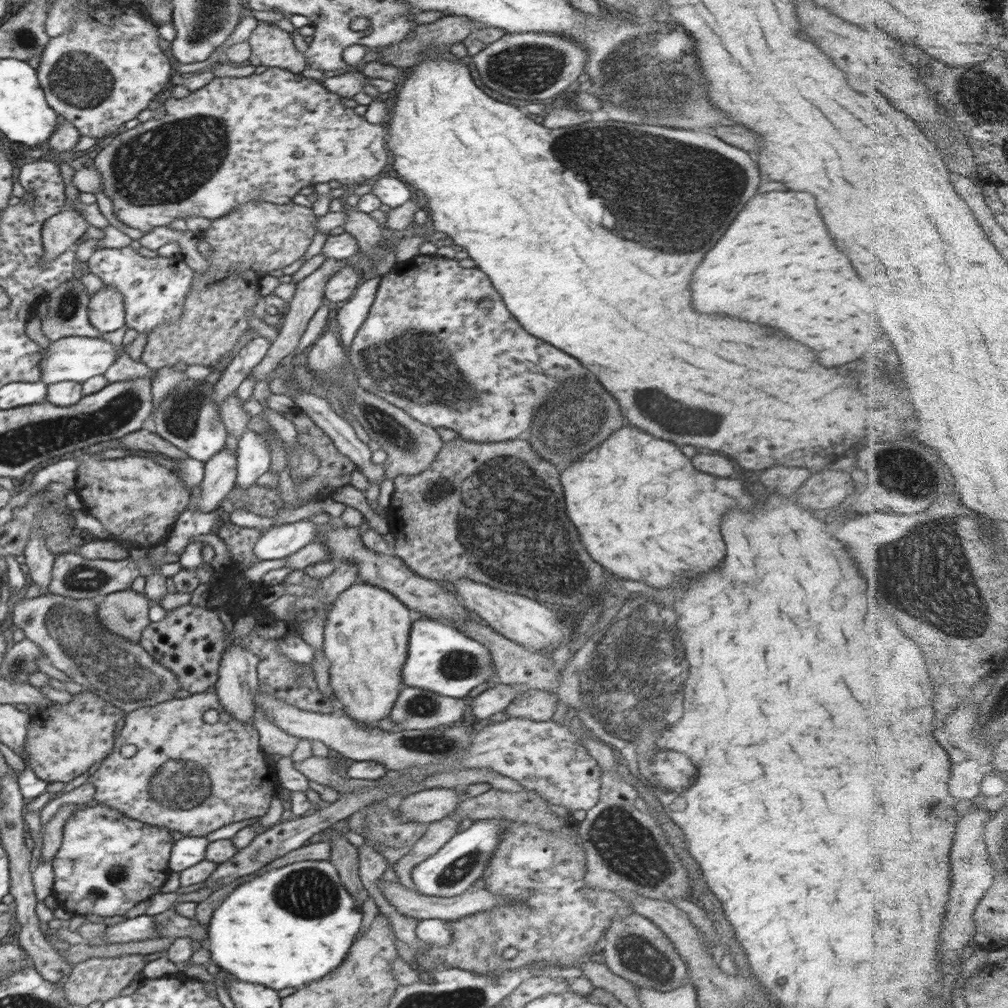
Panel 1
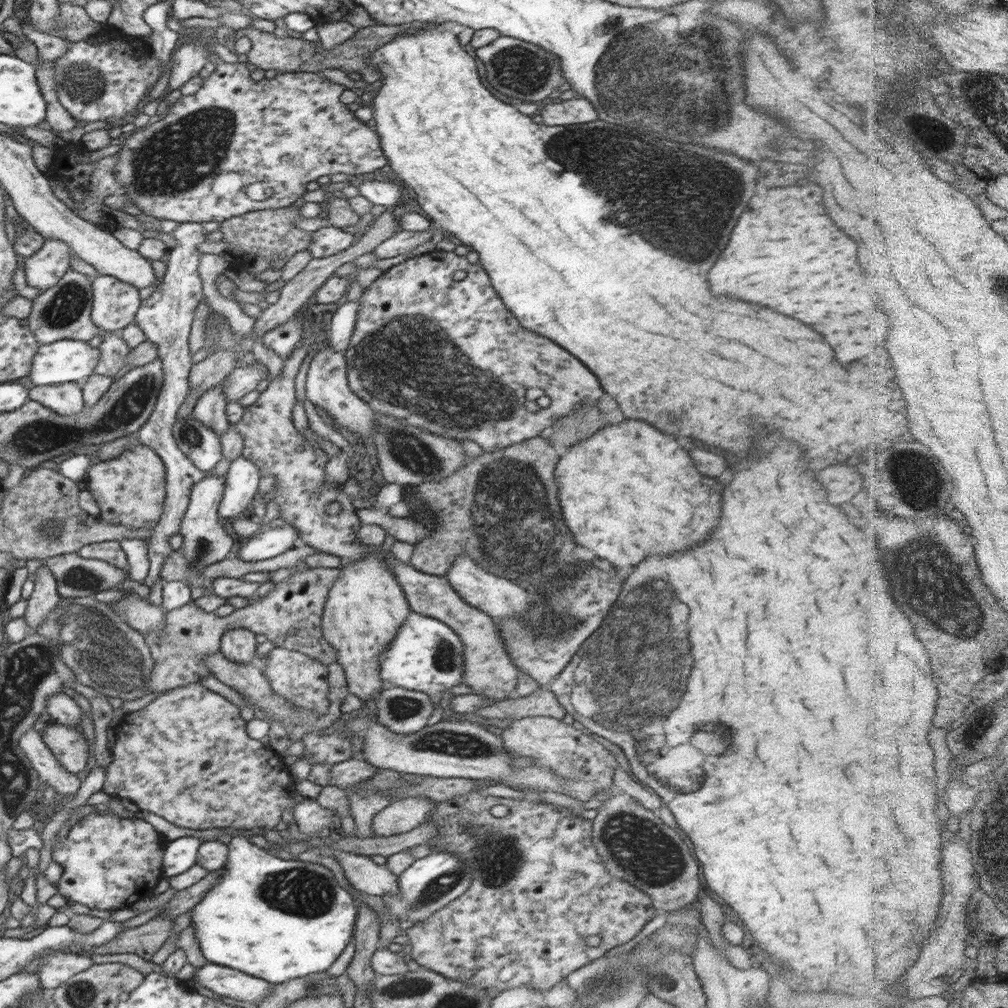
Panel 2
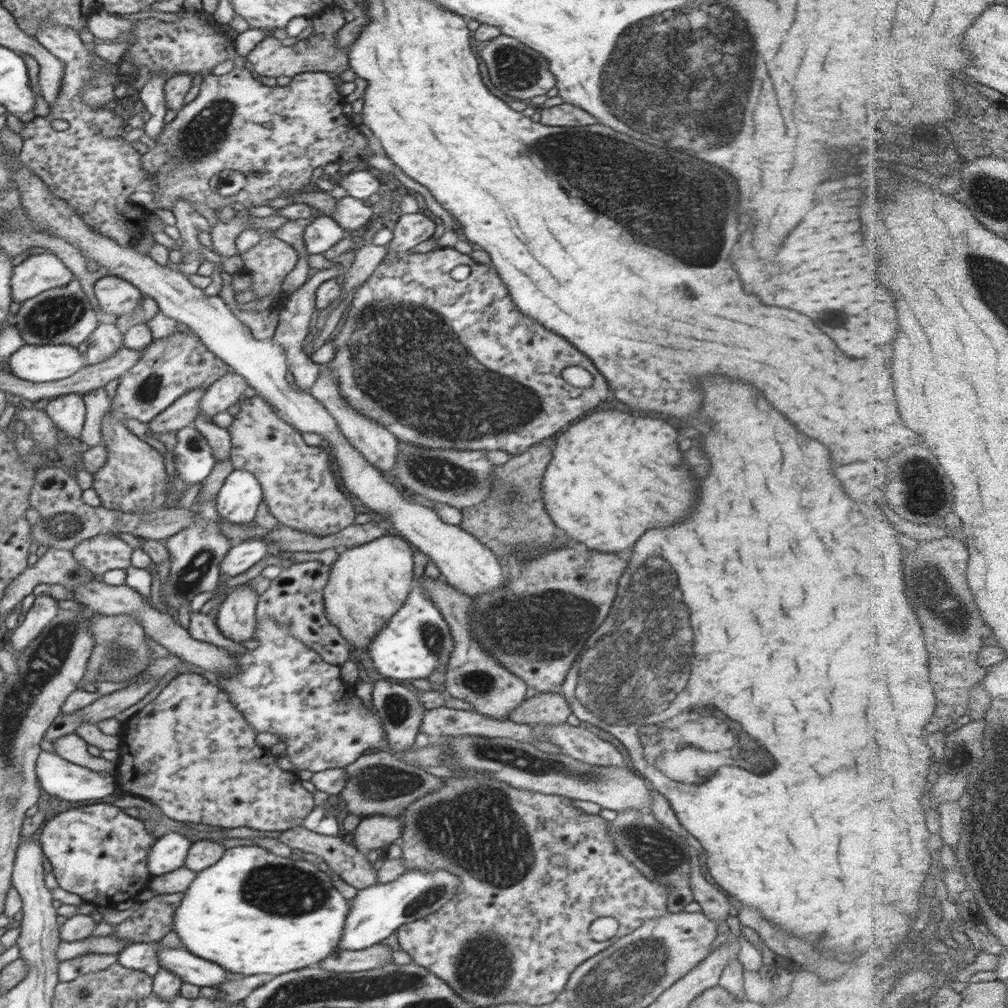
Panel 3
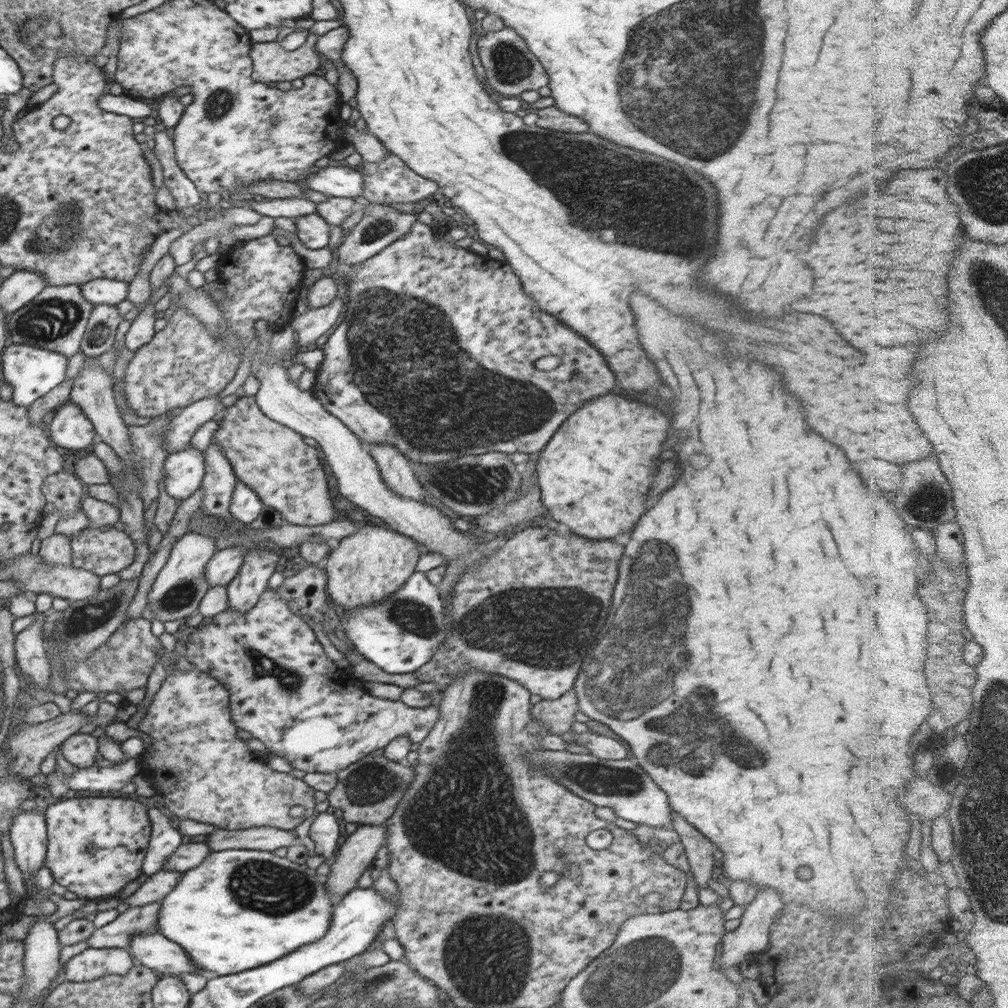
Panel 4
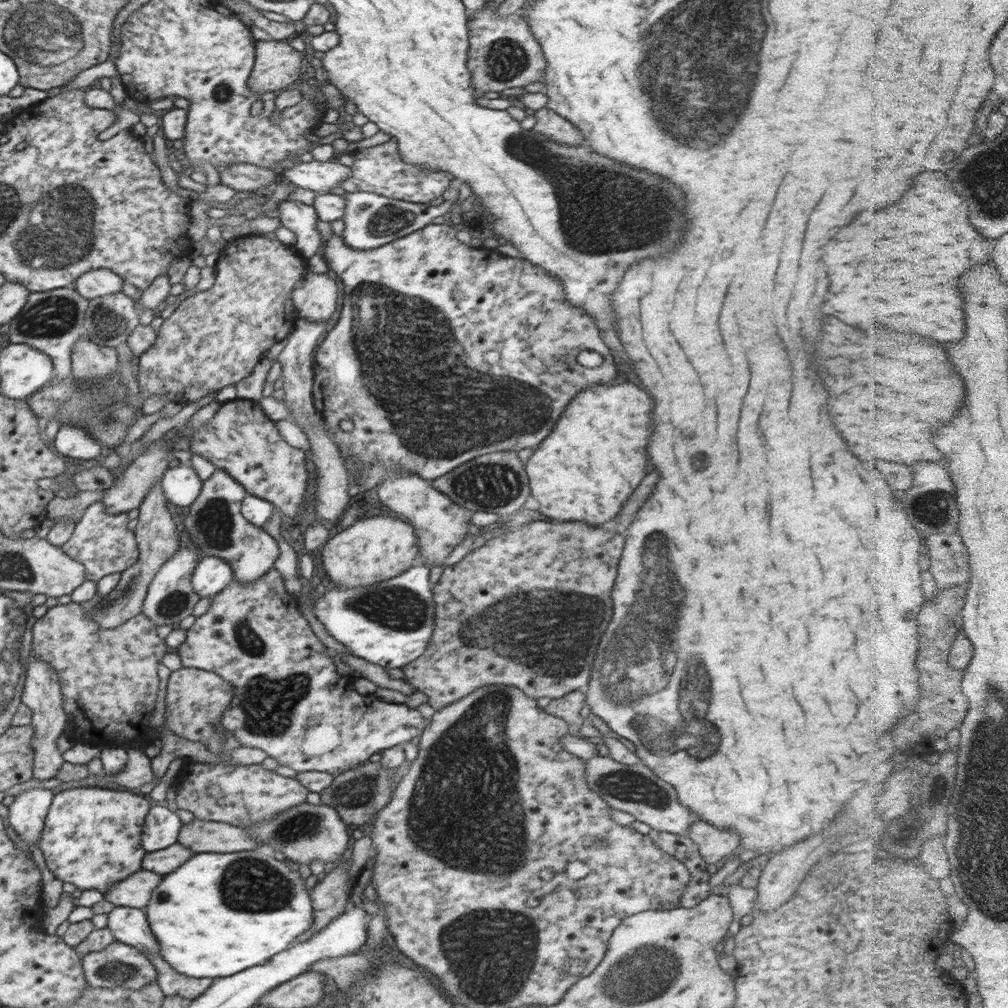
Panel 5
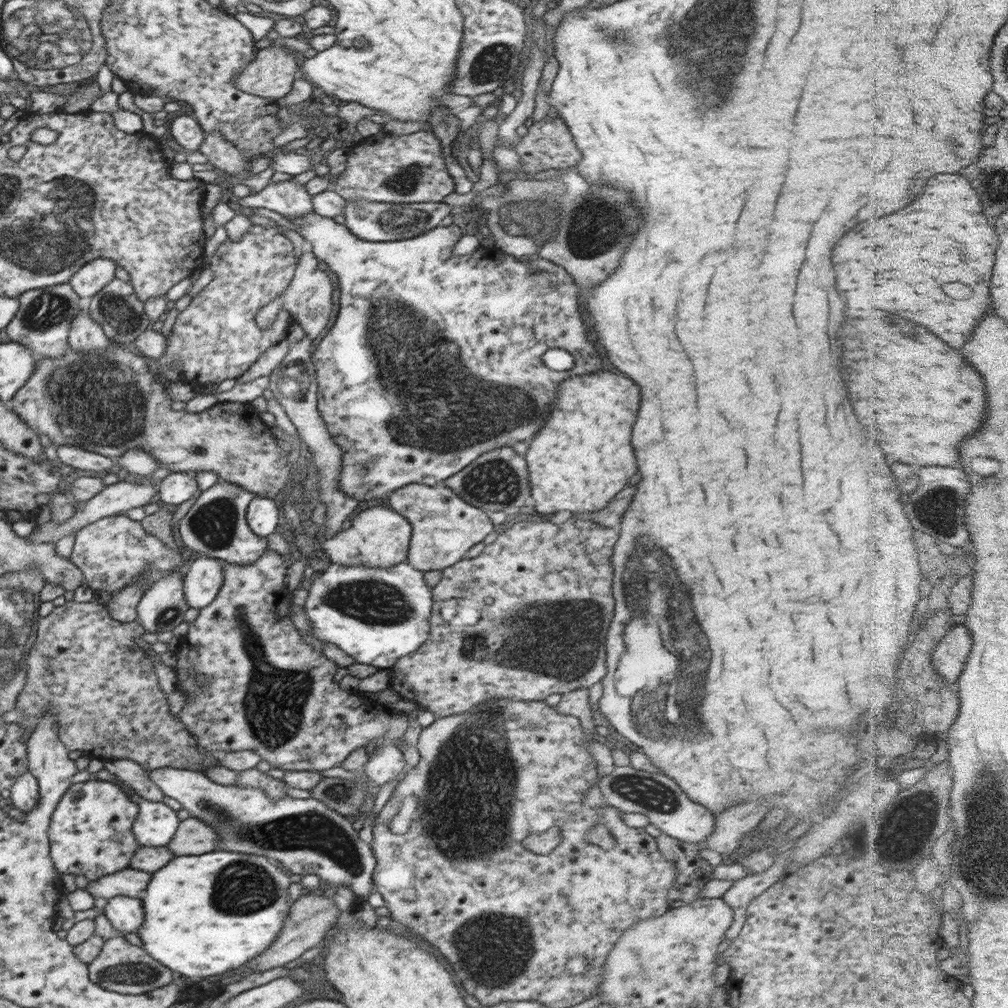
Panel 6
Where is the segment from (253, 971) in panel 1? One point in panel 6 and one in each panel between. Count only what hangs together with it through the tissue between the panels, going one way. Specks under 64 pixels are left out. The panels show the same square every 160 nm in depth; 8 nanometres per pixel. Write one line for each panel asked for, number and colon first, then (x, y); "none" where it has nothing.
2: (273, 919)
3: (254, 913)
4: (240, 909)
5: (206, 916)
6: (193, 926)

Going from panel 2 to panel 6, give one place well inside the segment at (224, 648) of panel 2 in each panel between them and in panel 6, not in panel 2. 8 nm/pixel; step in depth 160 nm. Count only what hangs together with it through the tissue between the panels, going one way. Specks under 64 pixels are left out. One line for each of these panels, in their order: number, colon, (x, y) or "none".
3: (236, 620)
4: (244, 591)
5: (215, 524)
6: (216, 526)

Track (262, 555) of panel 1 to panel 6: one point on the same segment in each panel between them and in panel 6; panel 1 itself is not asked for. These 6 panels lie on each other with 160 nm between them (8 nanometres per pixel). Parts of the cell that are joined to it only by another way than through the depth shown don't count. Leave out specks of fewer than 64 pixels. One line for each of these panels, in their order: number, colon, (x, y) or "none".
2: (275, 541)
3: (239, 558)
4: (221, 569)
5: (212, 575)
6: (203, 580)

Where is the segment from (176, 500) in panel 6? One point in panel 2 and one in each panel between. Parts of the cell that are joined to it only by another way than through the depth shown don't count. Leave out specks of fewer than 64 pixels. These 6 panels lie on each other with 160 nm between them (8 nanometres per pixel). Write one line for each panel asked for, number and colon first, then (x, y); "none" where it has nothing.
2: (200, 444)
3: (193, 456)
4: (184, 469)
5: (181, 484)

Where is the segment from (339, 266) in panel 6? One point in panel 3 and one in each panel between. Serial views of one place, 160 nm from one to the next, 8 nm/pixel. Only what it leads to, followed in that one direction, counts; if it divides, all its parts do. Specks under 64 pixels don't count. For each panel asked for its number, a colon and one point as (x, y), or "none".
3: (504, 391)
4: (491, 337)
5: (510, 340)

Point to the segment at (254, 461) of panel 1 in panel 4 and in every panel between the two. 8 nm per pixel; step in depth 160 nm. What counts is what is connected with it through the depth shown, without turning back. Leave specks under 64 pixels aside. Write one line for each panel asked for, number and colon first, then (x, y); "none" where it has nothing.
2: (242, 479)
3: (237, 501)
4: (245, 506)

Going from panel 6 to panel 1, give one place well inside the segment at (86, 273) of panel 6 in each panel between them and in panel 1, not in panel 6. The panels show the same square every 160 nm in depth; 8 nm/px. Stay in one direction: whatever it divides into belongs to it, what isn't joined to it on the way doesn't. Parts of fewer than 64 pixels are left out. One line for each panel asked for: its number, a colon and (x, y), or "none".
1: (106, 311)
2: (114, 303)
3: (117, 297)
4: (102, 291)
5: (99, 282)

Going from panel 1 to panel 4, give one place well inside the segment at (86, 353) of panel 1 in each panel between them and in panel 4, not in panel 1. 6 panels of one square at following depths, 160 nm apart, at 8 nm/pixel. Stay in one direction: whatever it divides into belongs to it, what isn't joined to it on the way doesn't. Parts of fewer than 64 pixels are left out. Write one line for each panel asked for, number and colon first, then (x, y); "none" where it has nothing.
2: (64, 361)
3: (47, 363)
4: (32, 372)

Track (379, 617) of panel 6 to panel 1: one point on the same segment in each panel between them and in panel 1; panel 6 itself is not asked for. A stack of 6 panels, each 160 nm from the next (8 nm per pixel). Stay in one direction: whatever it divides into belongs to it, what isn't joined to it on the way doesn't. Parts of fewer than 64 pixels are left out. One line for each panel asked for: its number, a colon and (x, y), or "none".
1: (440, 658)
2: (426, 655)
3: (417, 640)
4: (400, 634)
5: (390, 623)

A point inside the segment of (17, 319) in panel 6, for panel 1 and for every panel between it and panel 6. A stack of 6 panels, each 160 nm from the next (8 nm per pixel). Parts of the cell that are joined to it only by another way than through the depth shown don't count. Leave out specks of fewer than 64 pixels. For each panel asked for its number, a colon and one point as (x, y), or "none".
1: (64, 312)
2: (62, 312)
3: (63, 315)
4: (56, 320)
5: (52, 322)

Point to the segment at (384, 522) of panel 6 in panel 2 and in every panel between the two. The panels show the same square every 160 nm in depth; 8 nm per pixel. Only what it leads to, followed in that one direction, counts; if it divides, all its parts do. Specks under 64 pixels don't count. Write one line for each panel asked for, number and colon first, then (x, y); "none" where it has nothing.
2: (366, 606)
3: (368, 583)
4: (367, 567)
5: (374, 549)

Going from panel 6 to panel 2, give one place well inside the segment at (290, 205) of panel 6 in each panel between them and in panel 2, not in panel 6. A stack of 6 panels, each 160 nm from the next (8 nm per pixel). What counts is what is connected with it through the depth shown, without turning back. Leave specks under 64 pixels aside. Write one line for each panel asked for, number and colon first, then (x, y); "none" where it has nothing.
2: (327, 241)
3: (324, 232)
4: (312, 229)
5: (301, 218)

